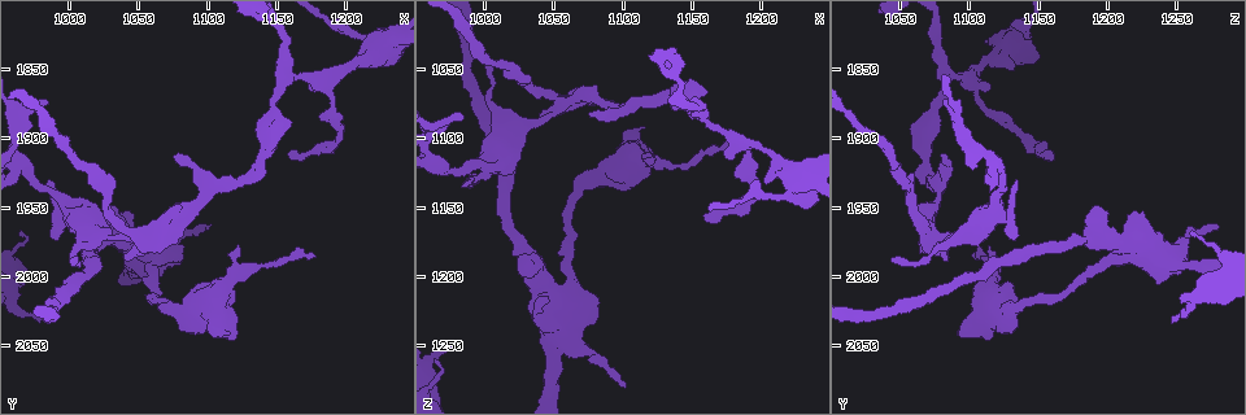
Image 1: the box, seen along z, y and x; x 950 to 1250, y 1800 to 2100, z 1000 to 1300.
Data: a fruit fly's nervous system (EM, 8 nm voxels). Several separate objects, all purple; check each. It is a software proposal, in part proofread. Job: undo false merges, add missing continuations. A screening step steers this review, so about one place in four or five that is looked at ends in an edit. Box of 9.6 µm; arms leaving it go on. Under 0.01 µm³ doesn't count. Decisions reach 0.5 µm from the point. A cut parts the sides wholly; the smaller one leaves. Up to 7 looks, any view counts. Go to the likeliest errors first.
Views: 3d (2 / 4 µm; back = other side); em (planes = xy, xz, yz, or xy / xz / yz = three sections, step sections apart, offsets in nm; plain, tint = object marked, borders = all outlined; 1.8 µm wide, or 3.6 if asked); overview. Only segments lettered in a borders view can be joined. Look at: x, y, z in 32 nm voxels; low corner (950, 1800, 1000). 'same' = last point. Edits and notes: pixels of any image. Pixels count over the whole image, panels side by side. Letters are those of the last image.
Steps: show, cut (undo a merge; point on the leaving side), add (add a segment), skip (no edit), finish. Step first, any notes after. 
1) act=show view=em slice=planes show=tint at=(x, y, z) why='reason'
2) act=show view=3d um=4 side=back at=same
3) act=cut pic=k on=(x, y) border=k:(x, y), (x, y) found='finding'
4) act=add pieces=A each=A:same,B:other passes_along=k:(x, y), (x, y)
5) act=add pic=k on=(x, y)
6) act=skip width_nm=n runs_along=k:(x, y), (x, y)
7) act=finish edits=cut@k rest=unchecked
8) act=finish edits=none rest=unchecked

act=show view=em slice=xy step=4 show=tint at=(980, 2034, 1248) why='an open end'

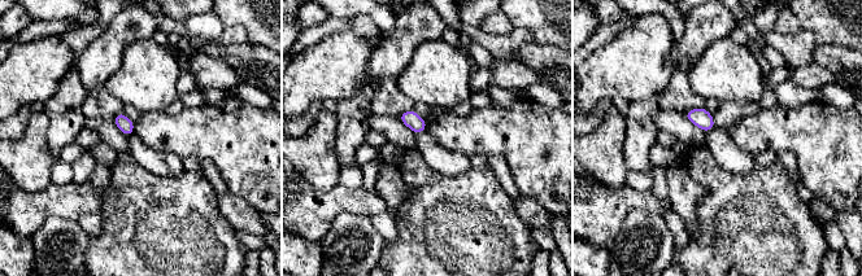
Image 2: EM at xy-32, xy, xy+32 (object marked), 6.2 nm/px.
act=show view=em slice=planes show=borders at=same why='another direction'

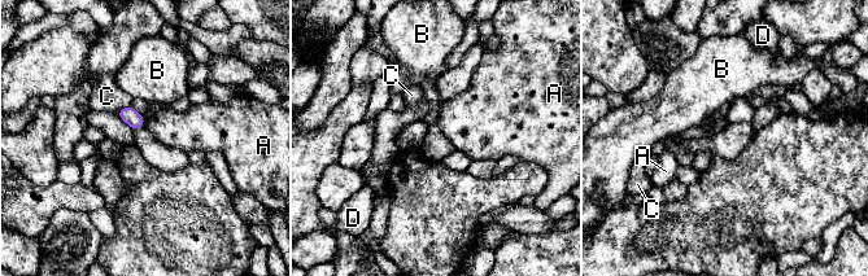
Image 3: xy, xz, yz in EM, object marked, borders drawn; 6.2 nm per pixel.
act=skip each=A:other,B:other,C:other,D:other border=3:(145, 121), (143, 125) found='no lettered segment goes on from it'

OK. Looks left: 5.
act=show view=em slice=yz step=4 show=tint at=(1158, 1912, 1156) why='end of a long branch'

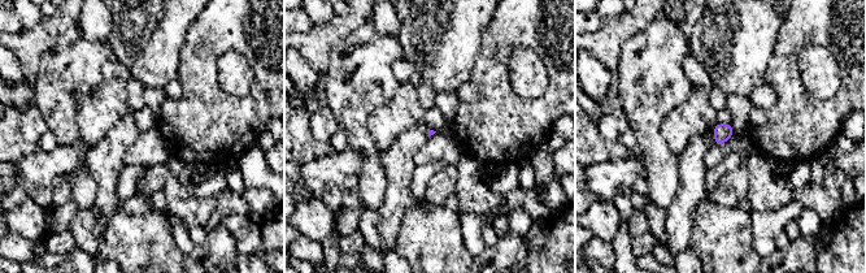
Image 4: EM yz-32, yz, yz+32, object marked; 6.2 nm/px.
act=show view=em slice=planes show=borders at=same

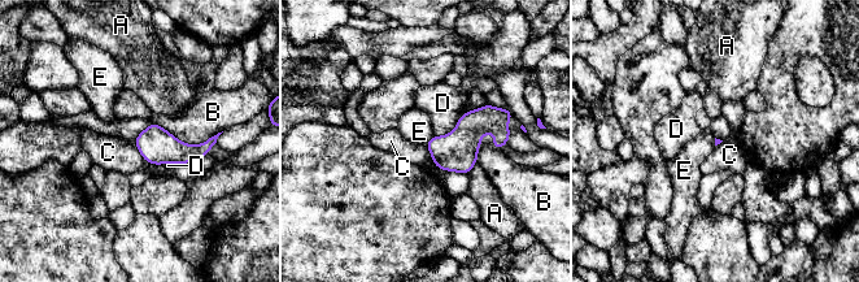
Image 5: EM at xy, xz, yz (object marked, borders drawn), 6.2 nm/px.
act=skip longest_contact=B:420nm each=A:other,B:other,C:other,D:other,E:other found='none of them fits'

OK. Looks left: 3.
act=show view=em um=3.6 slice=planes show=borders at=(1056, 1980, 1216)

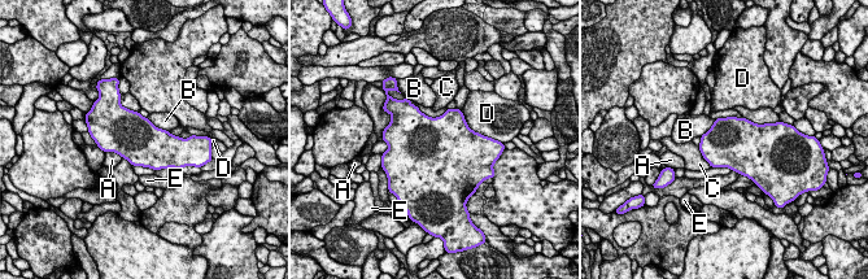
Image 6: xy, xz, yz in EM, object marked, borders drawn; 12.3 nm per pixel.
act=skip each=A:other,B:other,C:other,D:other,E:other border=6:(148, 117), (156, 126), (169, 131) found='one neuron here'

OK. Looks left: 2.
act=finish edits=none rest=unchecked

